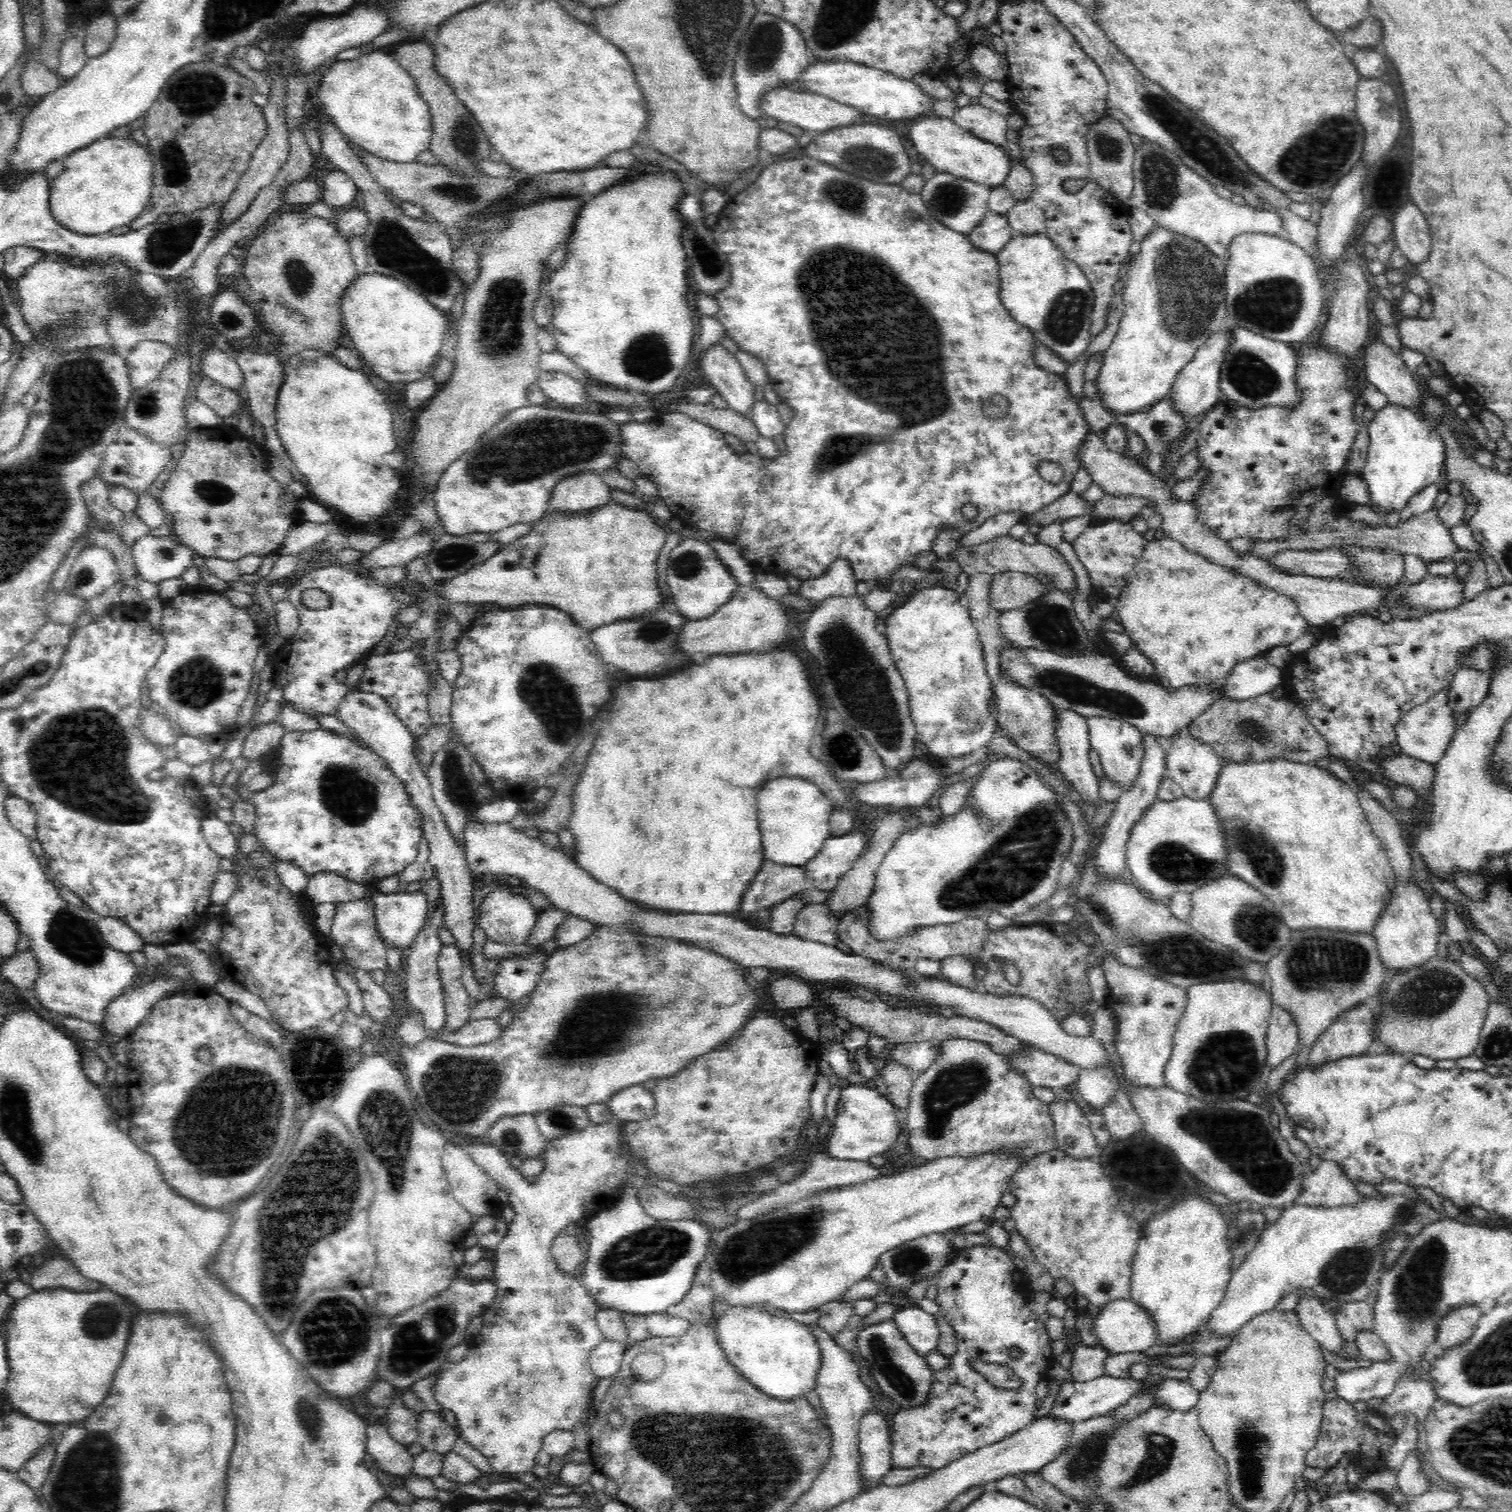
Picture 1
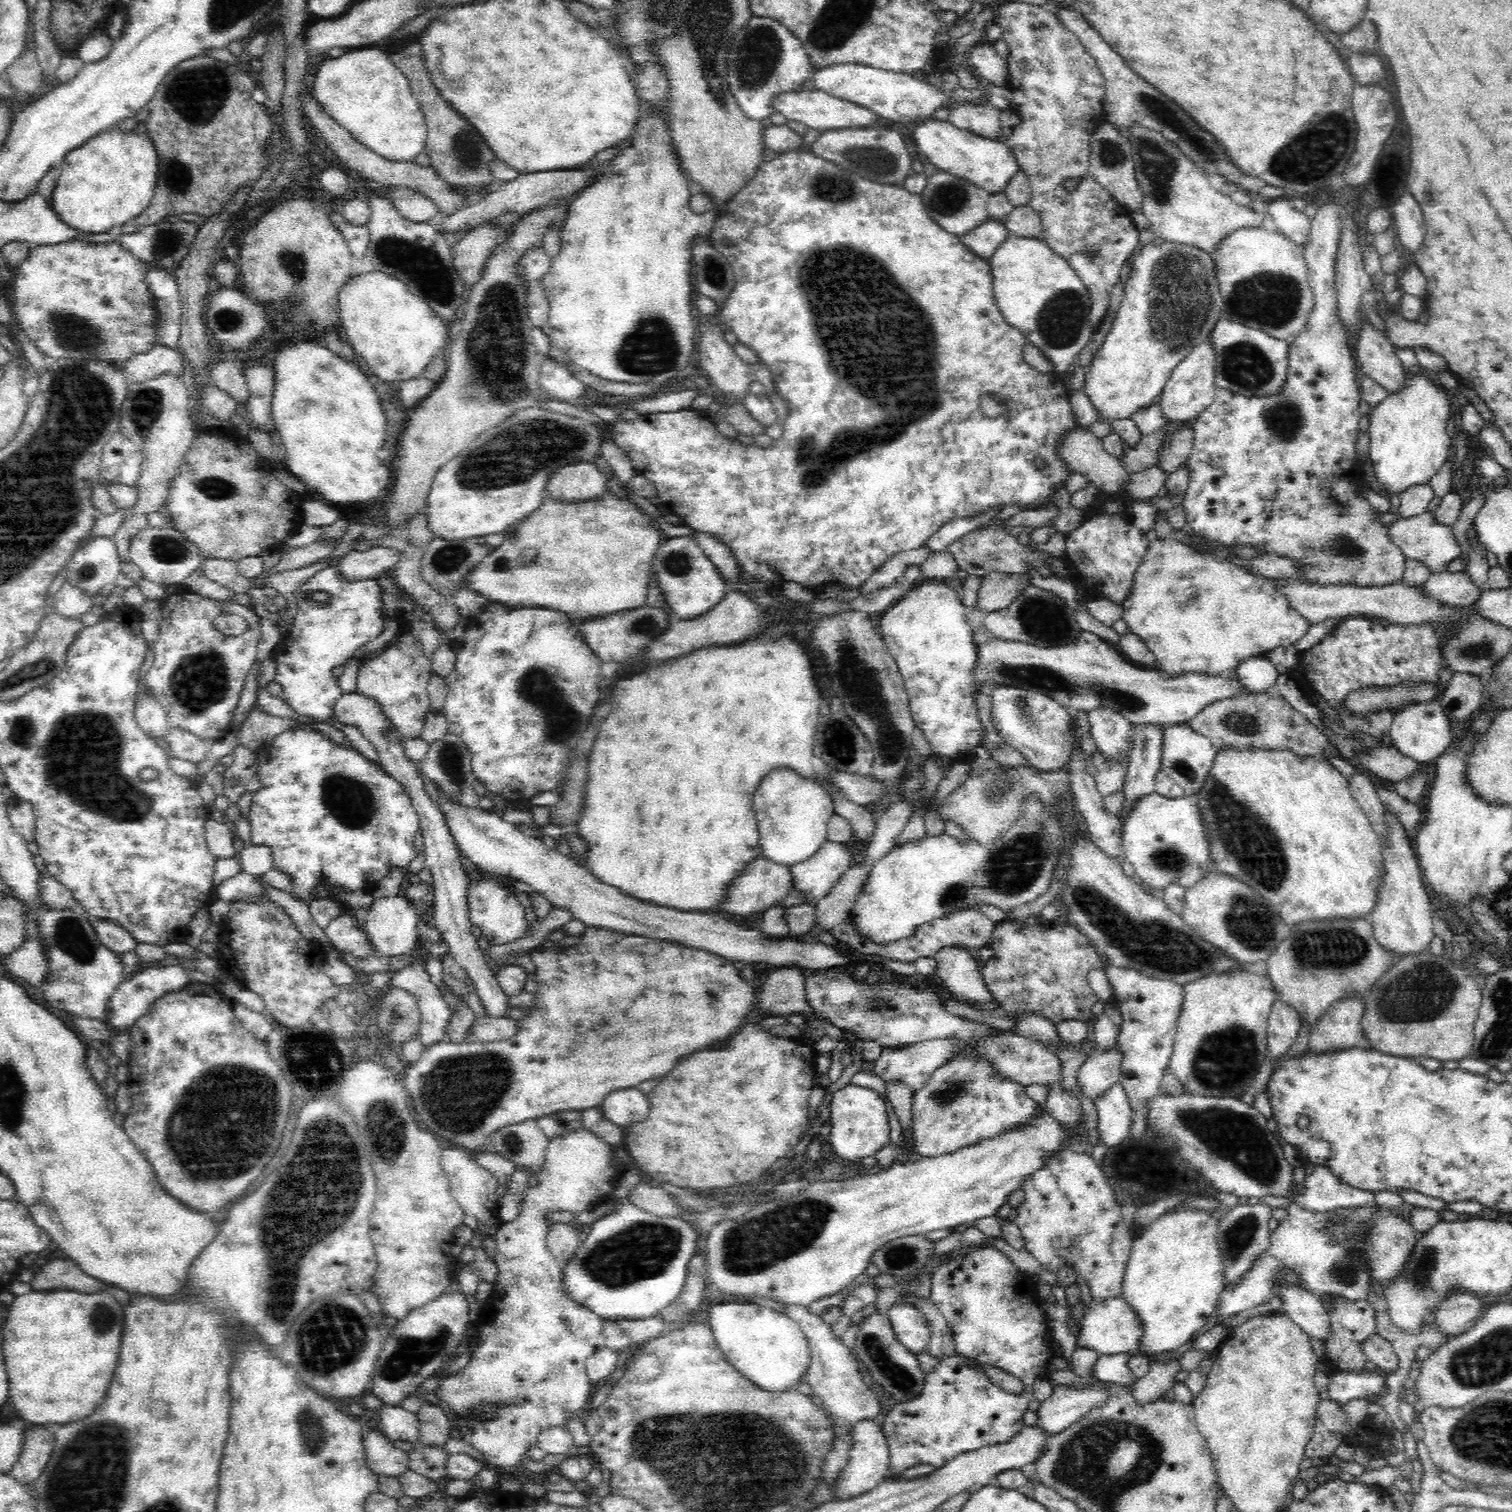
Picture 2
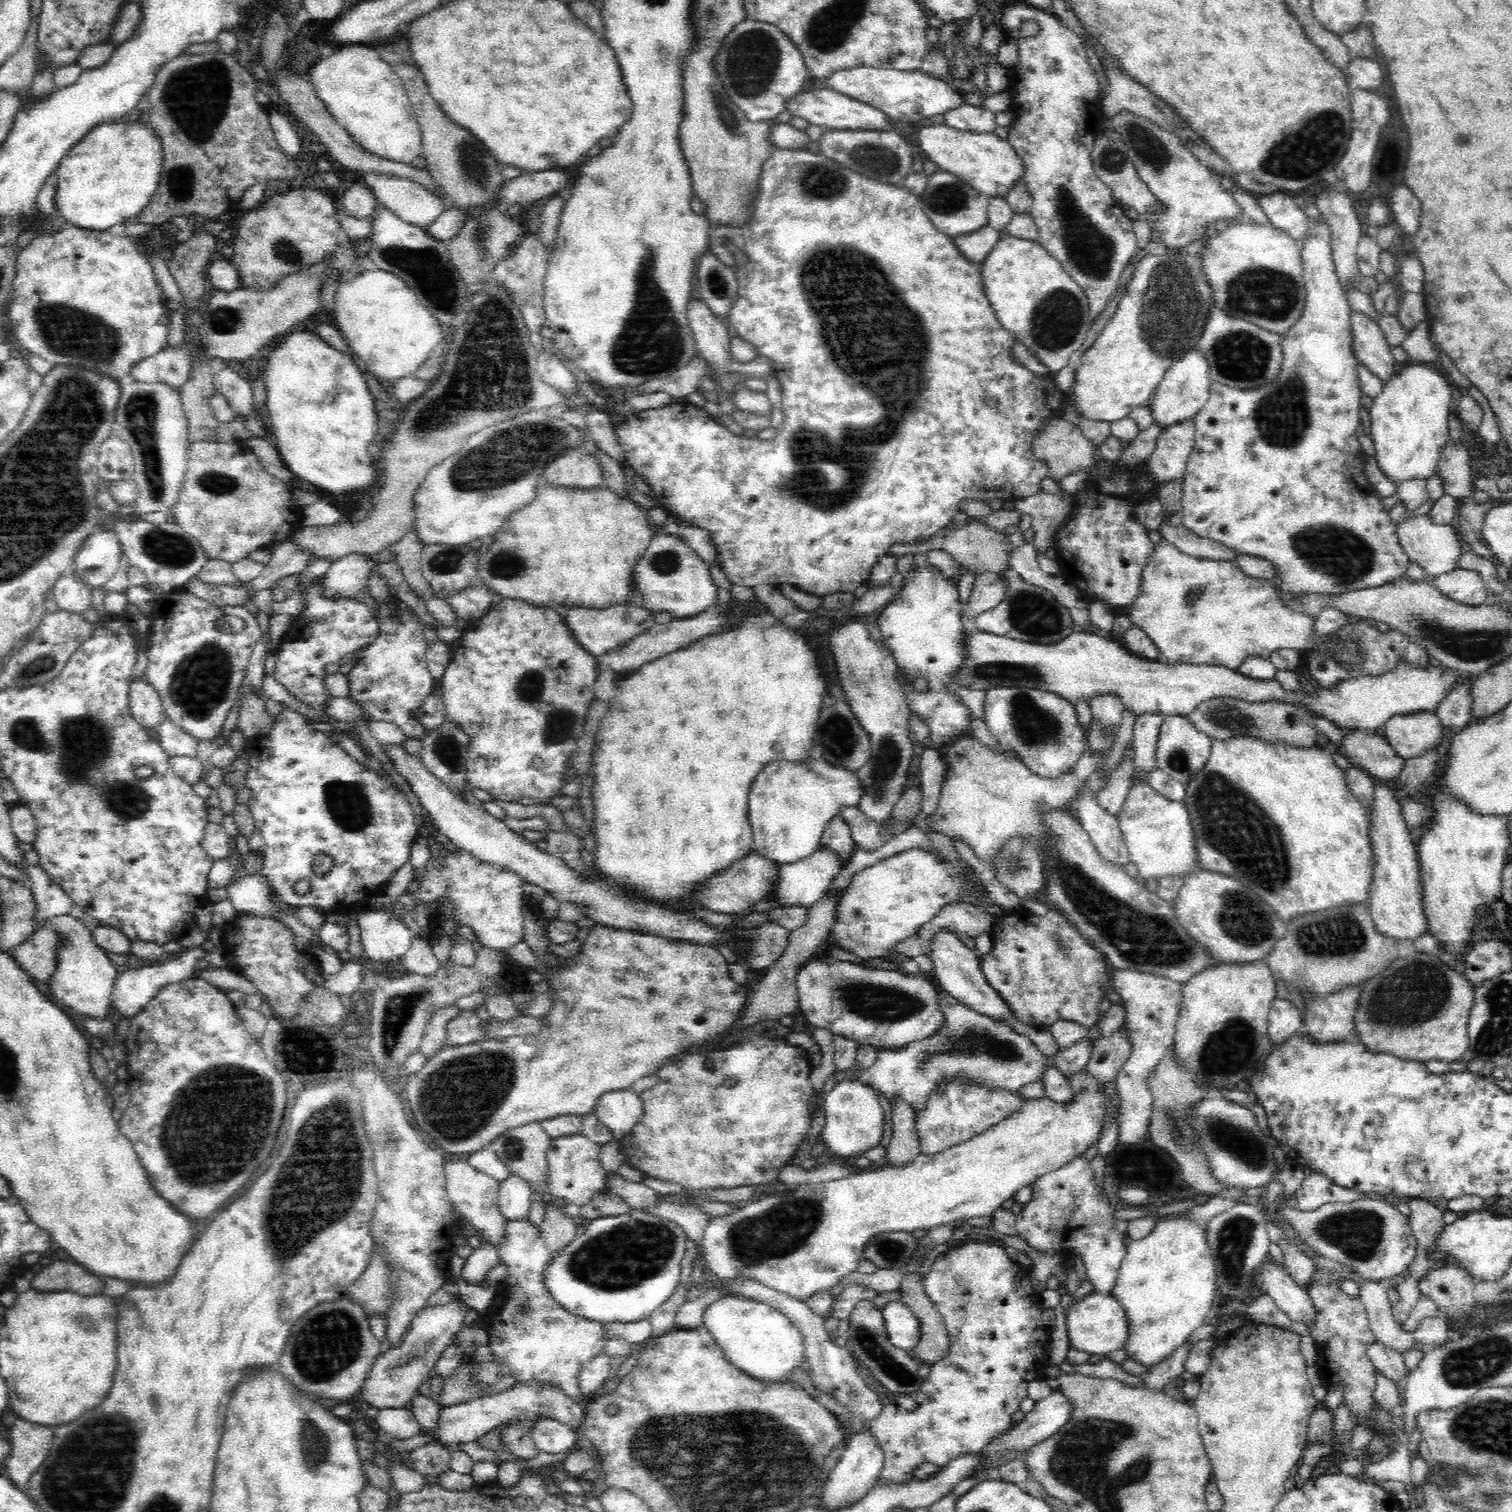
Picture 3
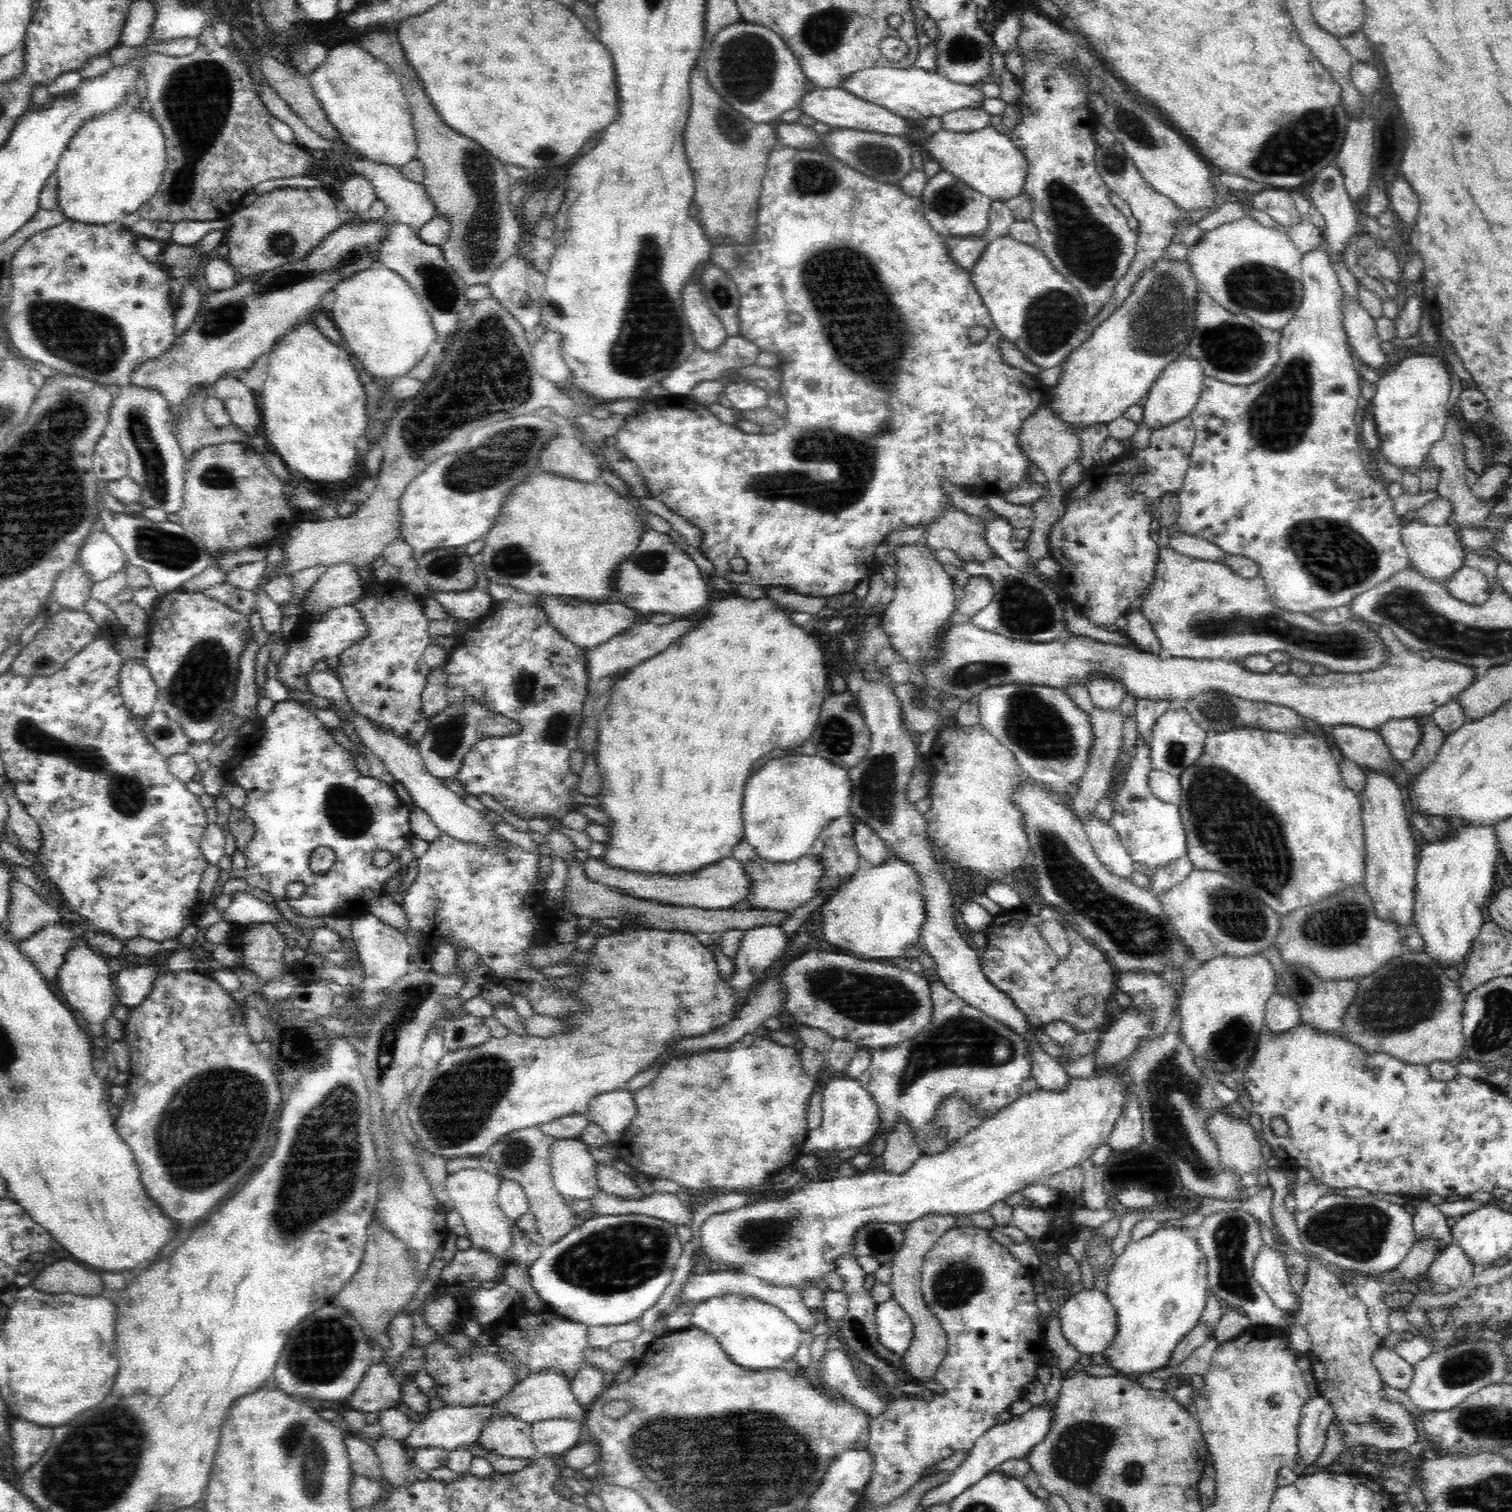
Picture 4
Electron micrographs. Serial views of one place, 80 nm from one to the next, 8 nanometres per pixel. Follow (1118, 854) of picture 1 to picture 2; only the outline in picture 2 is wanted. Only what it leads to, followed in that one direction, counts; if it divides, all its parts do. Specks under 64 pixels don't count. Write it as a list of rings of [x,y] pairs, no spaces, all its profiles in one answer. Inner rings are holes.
[[[1159,724],[1133,726],[1132,750],[1123,786],[1123,808],[1117,816],[1121,824],[1124,824],[1140,798],[1155,792],[1156,774],[1162,768],[1163,734]]]

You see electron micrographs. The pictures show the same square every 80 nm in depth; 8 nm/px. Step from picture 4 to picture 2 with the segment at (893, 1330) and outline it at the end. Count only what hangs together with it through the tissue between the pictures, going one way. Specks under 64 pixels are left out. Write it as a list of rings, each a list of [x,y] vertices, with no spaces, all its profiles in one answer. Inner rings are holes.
[[[894,1303],[886,1313],[892,1321],[898,1341],[905,1349],[916,1355],[924,1352],[930,1345],[930,1325],[918,1307],[910,1303]]]

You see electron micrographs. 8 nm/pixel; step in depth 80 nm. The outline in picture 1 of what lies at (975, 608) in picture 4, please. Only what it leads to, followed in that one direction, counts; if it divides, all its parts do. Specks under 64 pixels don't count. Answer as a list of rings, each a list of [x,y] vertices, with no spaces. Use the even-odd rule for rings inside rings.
[[[1021,572],[994,574],[990,584],[990,608],[998,611],[1014,610],[1042,598],[1050,591],[1032,574]]]

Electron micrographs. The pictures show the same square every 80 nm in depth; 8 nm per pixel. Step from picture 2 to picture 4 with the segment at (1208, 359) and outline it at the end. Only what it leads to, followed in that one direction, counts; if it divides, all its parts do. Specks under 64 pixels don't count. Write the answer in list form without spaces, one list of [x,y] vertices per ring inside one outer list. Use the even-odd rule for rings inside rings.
[[[1186,352],[1185,356],[1178,357],[1162,370],[1162,374],[1155,380],[1148,397],[1142,406],[1144,408],[1144,426],[1156,431],[1189,417],[1195,405],[1198,404],[1203,390],[1204,369],[1200,361]]]

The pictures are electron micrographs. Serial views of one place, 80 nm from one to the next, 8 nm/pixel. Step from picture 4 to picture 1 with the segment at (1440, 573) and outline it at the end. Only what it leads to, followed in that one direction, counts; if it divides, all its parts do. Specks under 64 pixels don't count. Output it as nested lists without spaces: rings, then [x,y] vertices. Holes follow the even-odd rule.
[[[1322,497],[1318,502],[1315,502],[1315,505],[1311,506],[1311,513],[1304,524],[1304,534],[1280,539],[1260,539],[1250,548],[1250,552],[1246,553],[1270,559],[1282,550],[1313,551],[1340,546],[1343,543],[1345,546],[1359,546],[1360,548],[1363,546],[1363,548],[1379,548],[1379,550],[1391,548],[1403,555],[1413,554],[1422,557],[1427,563],[1431,563],[1452,559],[1454,554],[1459,551],[1452,539],[1451,530],[1442,523],[1438,511],[1435,509],[1417,514],[1402,525],[1398,524],[1396,528],[1388,528],[1387,526],[1372,528],[1366,522],[1354,522],[1346,516],[1332,513],[1332,503],[1334,503],[1334,497]]]

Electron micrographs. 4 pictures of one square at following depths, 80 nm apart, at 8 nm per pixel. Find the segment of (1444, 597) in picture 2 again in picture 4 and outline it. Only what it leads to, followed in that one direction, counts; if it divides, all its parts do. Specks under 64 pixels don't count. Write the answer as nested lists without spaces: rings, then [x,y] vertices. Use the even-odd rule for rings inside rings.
[[[1471,566],[1460,567],[1460,570],[1448,575],[1441,584],[1454,598],[1471,605],[1484,604],[1491,594],[1485,574]]]

